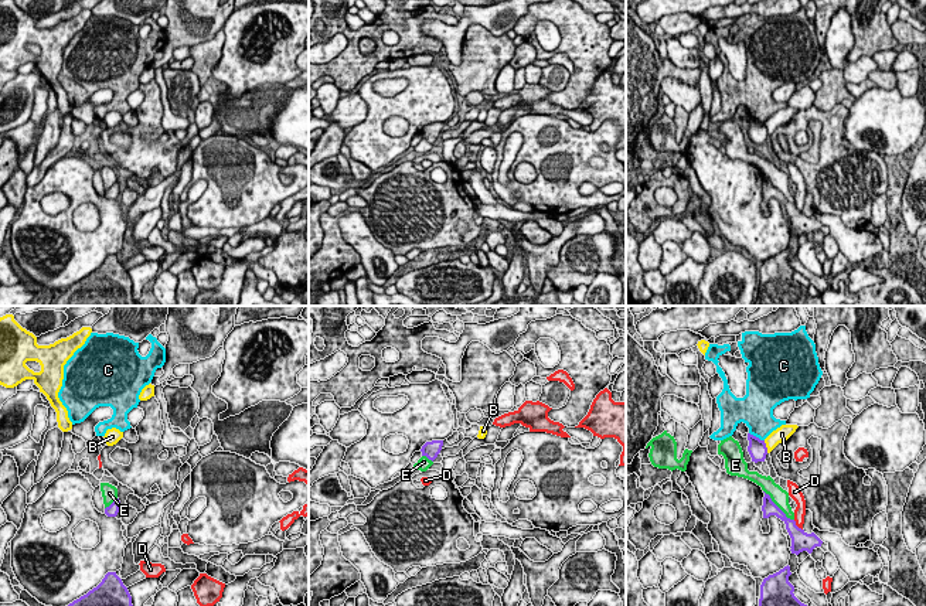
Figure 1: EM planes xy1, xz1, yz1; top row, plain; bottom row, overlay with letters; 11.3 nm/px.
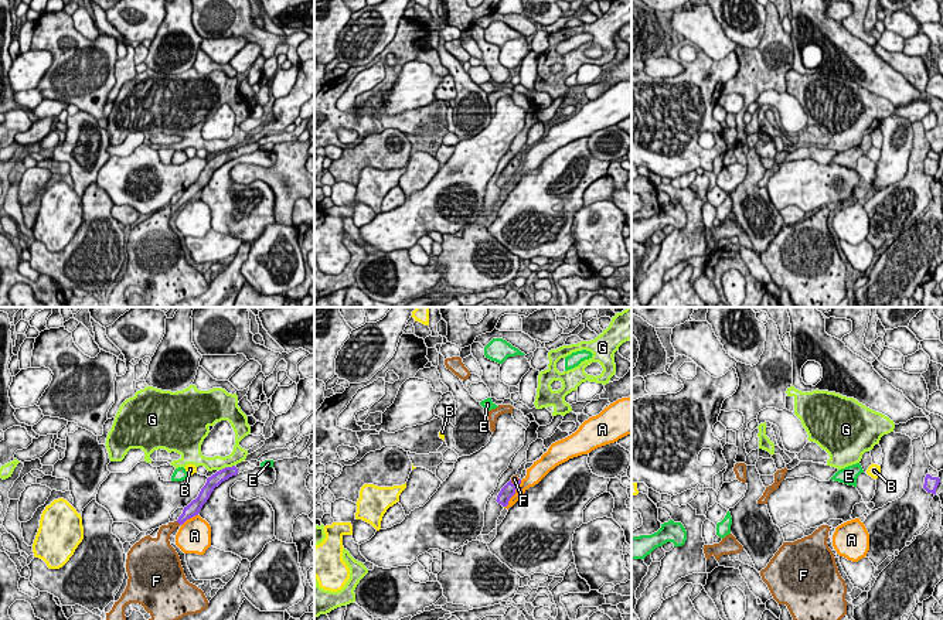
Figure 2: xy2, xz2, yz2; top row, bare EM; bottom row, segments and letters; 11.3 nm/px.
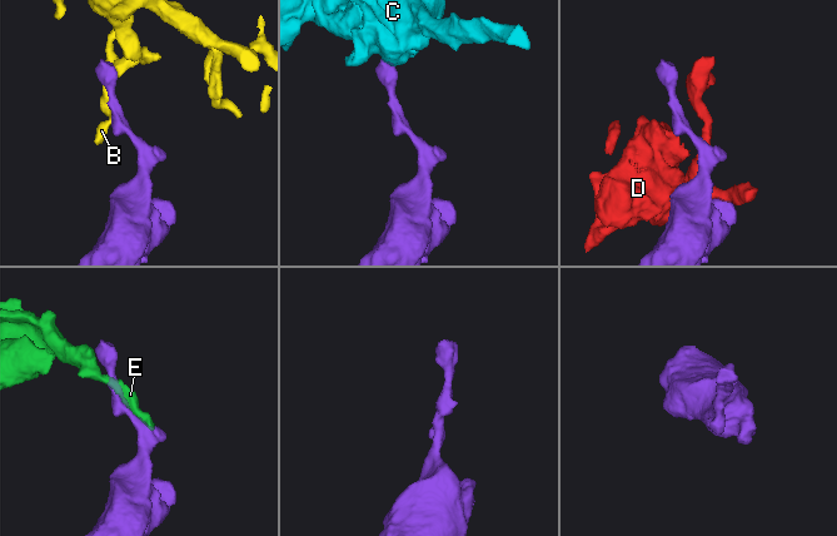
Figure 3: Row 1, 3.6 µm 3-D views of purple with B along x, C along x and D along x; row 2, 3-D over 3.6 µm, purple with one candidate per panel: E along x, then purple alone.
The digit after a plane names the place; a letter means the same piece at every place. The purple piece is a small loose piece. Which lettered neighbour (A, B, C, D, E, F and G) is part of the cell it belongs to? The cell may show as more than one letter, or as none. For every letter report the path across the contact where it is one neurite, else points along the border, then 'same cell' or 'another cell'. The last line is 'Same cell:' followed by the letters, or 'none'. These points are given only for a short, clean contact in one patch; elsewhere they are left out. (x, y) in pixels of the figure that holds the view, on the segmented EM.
A: border along xz2 (521, 480), (504, 507); another cell
B: border along yz1 (763, 441), (768, 452); another cell
C: border along yz1 (749, 432), (763, 441); another cell
D: border along yz1 (793, 520), (802, 530); another cell
E: another cell
F: runs through xy2 (193, 508), (179, 523), (163, 535); same cell
G: another cell
Same cell: F

